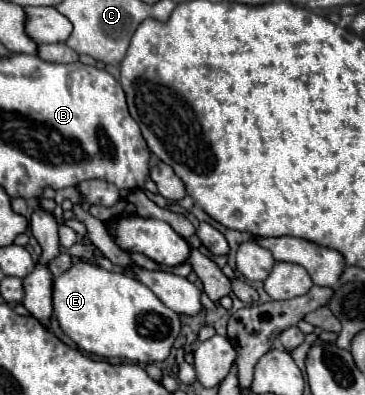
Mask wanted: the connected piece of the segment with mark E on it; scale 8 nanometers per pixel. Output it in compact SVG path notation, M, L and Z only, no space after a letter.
M77 258L71 270L55 278L53 314L79 350L99 358L121 358L141 364L163 362L181 332L179 316L137 278L121 270L107 272Z

